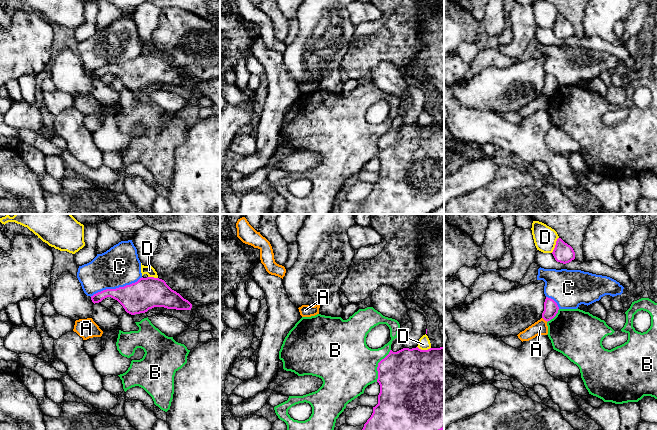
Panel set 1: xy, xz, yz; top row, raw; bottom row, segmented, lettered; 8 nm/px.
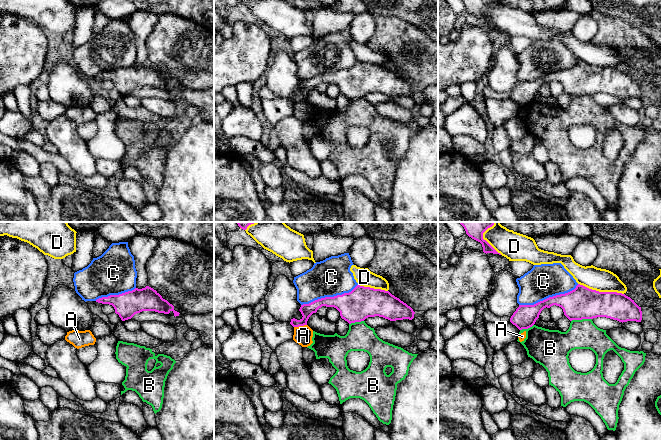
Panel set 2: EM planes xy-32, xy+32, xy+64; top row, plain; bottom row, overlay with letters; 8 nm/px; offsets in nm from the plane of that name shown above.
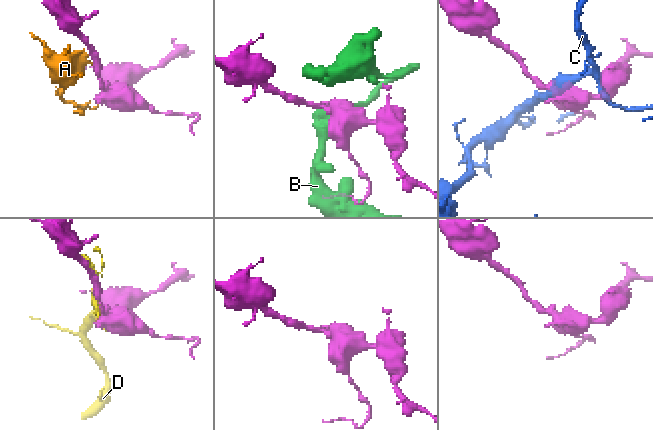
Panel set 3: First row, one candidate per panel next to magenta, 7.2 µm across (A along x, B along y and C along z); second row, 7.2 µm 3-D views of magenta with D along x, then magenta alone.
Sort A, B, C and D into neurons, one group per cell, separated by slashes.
A / B / C / D

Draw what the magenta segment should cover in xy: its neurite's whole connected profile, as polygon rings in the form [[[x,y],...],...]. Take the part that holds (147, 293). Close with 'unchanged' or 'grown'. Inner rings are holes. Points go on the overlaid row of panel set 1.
[[[142,277],[130,285],[103,290],[91,296],[91,300],[95,304],[107,297],[117,300],[131,315],[145,313],[154,307],[176,310],[192,308],[192,304],[172,290],[164,280],[154,277]]]; unchanged

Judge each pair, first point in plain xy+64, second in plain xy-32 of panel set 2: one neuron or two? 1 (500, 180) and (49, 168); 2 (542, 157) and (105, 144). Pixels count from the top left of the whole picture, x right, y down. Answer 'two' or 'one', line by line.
1: one
2: one

